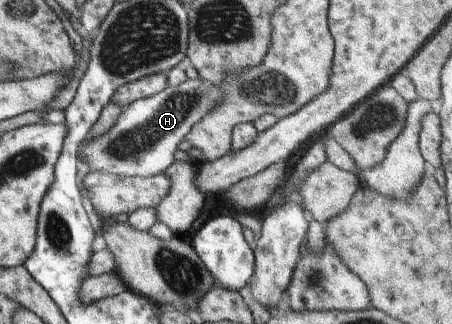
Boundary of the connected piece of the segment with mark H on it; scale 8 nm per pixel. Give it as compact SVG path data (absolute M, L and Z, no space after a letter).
M198 76L193 80L187 79L176 86L168 85L165 90L154 96L133 102L127 108L123 108L120 118L104 134L94 137L85 136L85 140L80 142L76 158L79 175L85 175L92 171L106 171L115 175L138 175L141 177L165 173L166 169L175 162L173 154L178 150L179 143L218 104L224 104L225 100L226 96L217 85Z

